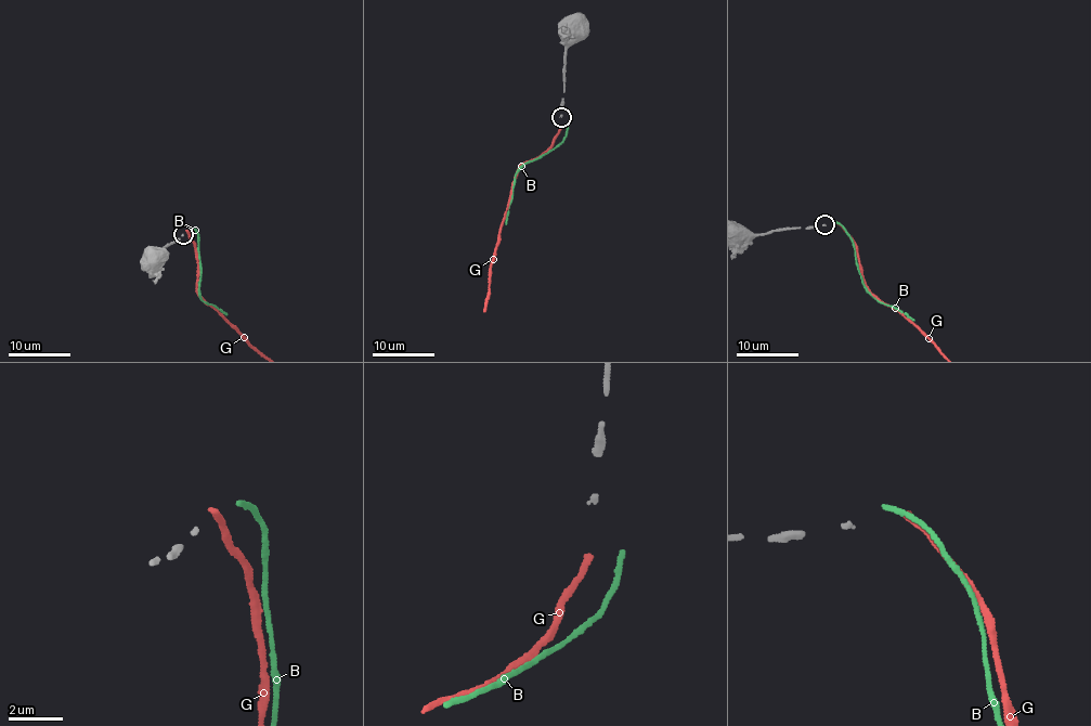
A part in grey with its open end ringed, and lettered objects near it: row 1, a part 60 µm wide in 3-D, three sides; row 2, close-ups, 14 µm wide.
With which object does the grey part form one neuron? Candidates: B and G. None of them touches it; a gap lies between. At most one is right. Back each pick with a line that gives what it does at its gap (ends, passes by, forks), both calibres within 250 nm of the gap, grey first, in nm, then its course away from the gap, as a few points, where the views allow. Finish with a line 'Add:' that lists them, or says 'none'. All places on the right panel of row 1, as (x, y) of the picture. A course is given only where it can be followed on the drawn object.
G: it ends | 120/220 nm
Add: G

